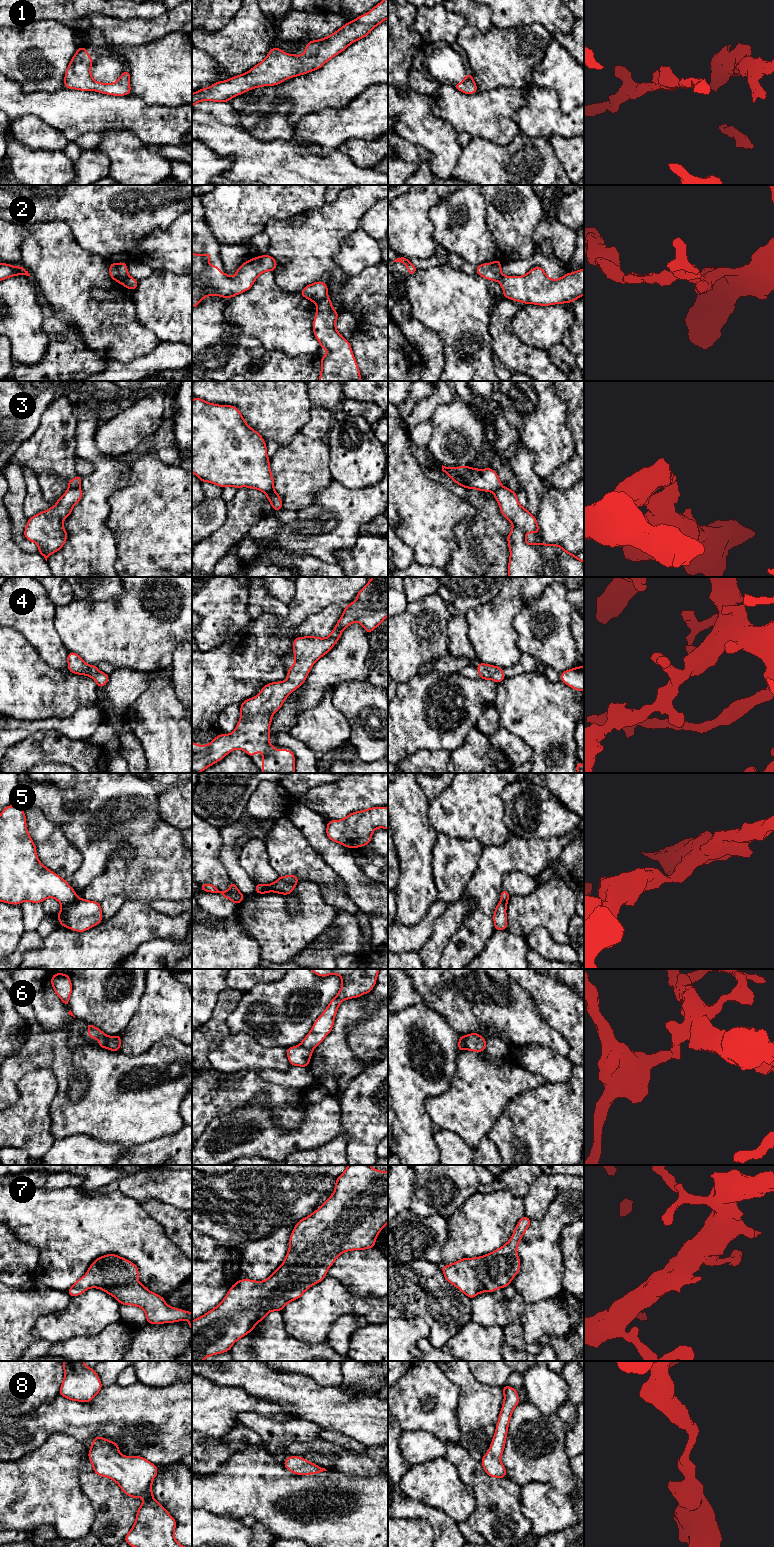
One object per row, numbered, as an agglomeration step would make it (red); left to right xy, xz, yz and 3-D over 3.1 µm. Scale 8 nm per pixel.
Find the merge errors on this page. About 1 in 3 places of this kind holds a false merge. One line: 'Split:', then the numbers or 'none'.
Split: 2, 3, 5, 6

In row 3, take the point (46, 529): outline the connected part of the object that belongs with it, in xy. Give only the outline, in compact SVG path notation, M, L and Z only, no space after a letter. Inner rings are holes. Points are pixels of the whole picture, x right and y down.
M80 486L70 488L57 499L56 505L28 519L24 537L38 545L38 553L46 561L65 544L68 534L63 521L72 513L73 506L81 500L82 495Z

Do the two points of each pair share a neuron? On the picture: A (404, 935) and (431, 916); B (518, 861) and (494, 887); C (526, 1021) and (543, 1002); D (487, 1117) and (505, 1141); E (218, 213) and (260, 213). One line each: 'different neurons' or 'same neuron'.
A: same neuron
B: same neuron
C: different neurons
D: different neurons
E: same neuron

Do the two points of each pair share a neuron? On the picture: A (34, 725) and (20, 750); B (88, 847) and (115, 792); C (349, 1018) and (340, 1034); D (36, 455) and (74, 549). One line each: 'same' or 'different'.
A: different
B: same
C: same
D: different

